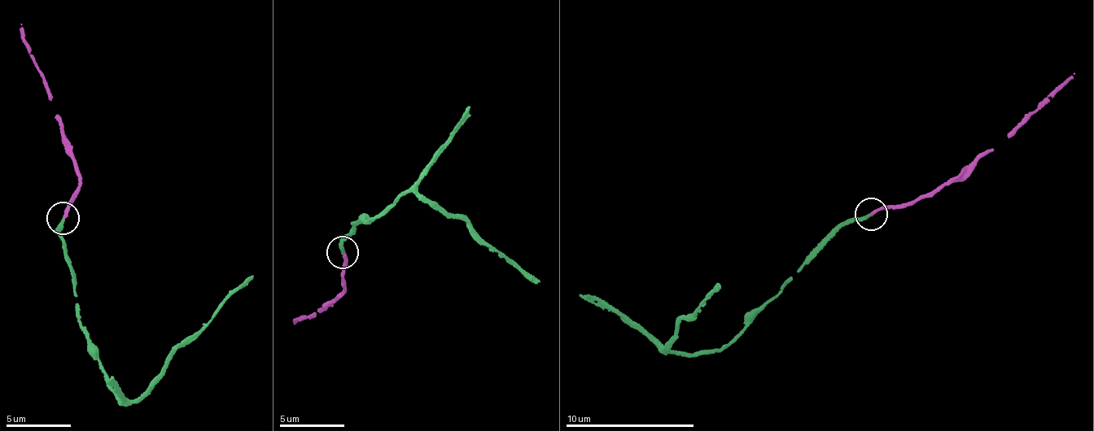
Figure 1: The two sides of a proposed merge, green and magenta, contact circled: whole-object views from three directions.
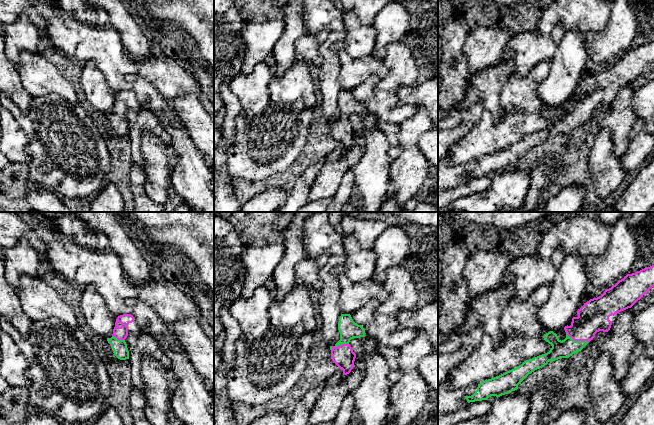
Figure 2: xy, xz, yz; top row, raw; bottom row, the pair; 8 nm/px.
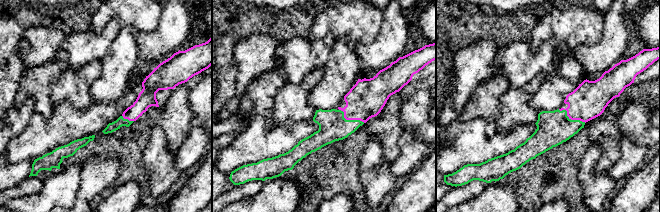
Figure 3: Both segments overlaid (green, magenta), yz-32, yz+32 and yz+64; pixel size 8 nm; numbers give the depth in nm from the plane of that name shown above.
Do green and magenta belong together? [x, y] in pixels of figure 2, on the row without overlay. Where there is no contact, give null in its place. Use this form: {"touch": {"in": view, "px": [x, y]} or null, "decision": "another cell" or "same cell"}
{"touch": {"in": "yz", "px": [577, 117]}, "decision": "same cell"}

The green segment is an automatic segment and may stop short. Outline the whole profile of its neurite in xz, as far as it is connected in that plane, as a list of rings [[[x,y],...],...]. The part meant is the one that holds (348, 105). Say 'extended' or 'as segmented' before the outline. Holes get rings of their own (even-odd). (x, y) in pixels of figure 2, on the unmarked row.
extended | [[[341,90],[338,98],[340,116],[330,122],[331,135],[340,145],[343,151],[347,151],[353,145],[356,130],[353,128],[349,118],[353,114],[365,112],[363,102],[356,100],[350,90]]]

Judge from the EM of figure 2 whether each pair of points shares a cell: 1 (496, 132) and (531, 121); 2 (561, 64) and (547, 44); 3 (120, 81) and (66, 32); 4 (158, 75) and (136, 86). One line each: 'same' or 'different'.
1: same
2: different
3: same
4: different

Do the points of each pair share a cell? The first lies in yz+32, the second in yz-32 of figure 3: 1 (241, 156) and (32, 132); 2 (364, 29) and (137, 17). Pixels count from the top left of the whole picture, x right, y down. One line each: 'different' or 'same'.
1: same
2: same

